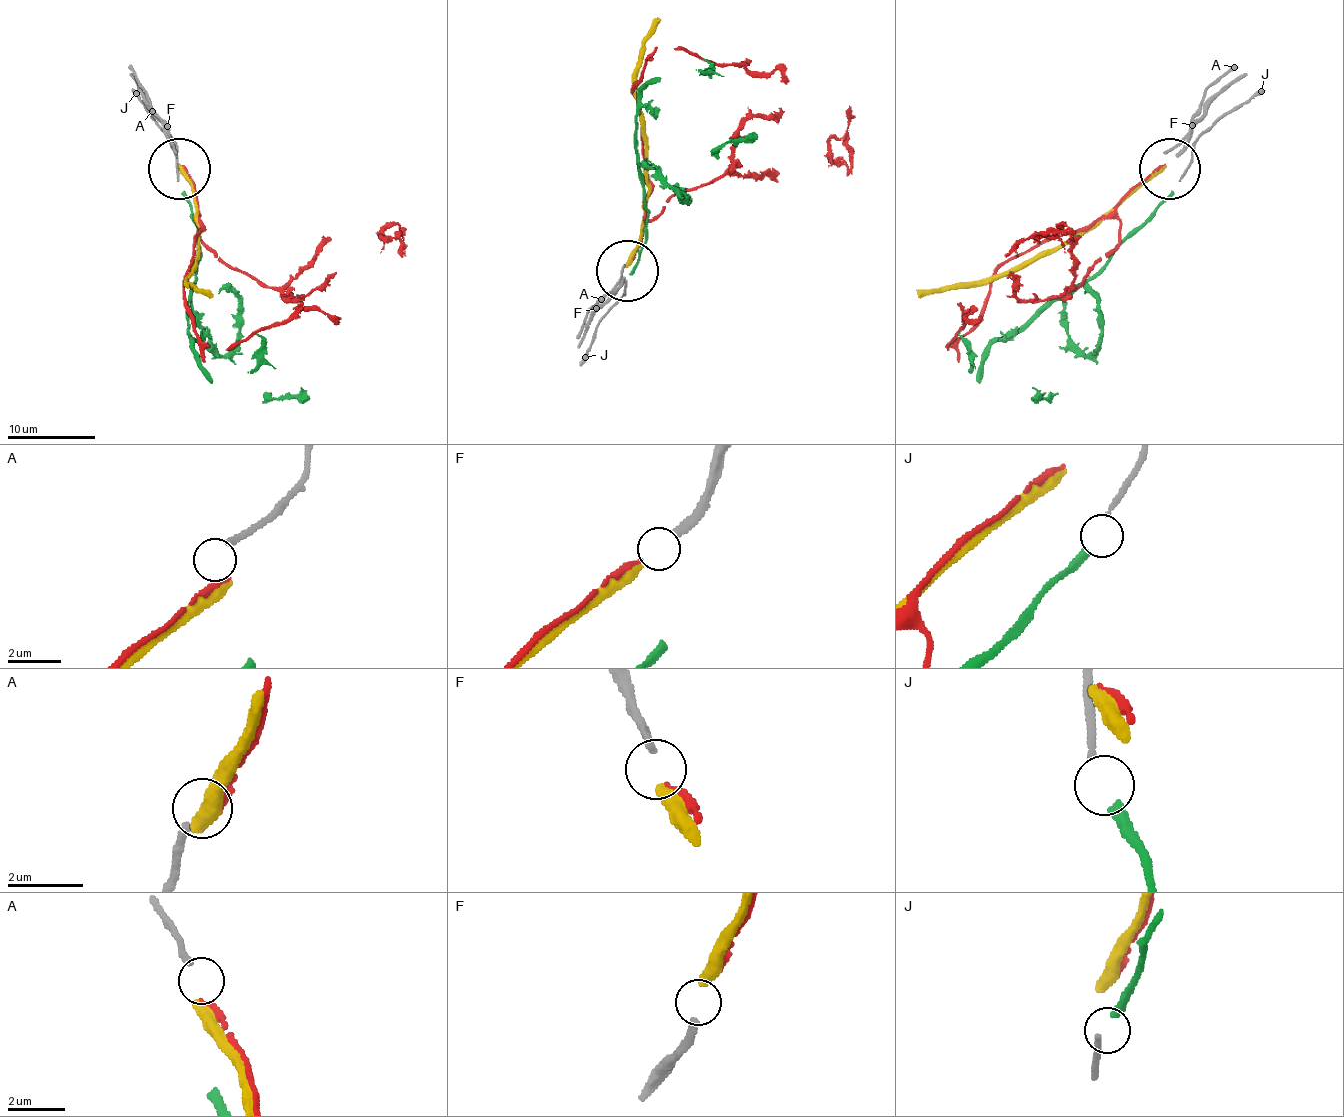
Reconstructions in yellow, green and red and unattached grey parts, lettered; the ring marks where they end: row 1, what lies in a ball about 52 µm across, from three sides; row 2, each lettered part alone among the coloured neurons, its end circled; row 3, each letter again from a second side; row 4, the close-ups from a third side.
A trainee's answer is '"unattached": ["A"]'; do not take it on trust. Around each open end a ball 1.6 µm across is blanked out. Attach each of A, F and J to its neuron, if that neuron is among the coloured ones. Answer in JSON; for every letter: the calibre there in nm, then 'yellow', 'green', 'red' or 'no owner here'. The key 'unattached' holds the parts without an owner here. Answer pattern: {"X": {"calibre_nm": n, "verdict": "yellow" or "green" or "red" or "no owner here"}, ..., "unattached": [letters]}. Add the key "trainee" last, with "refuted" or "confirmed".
{"A": {"calibre_nm": 240, "verdict": "no owner here"}, "F": {"calibre_nm": 240, "verdict": "yellow"}, "J": {"calibre_nm": 180, "verdict": "green"}, "unattached": ["A"], "trainee": "confirmed"}

